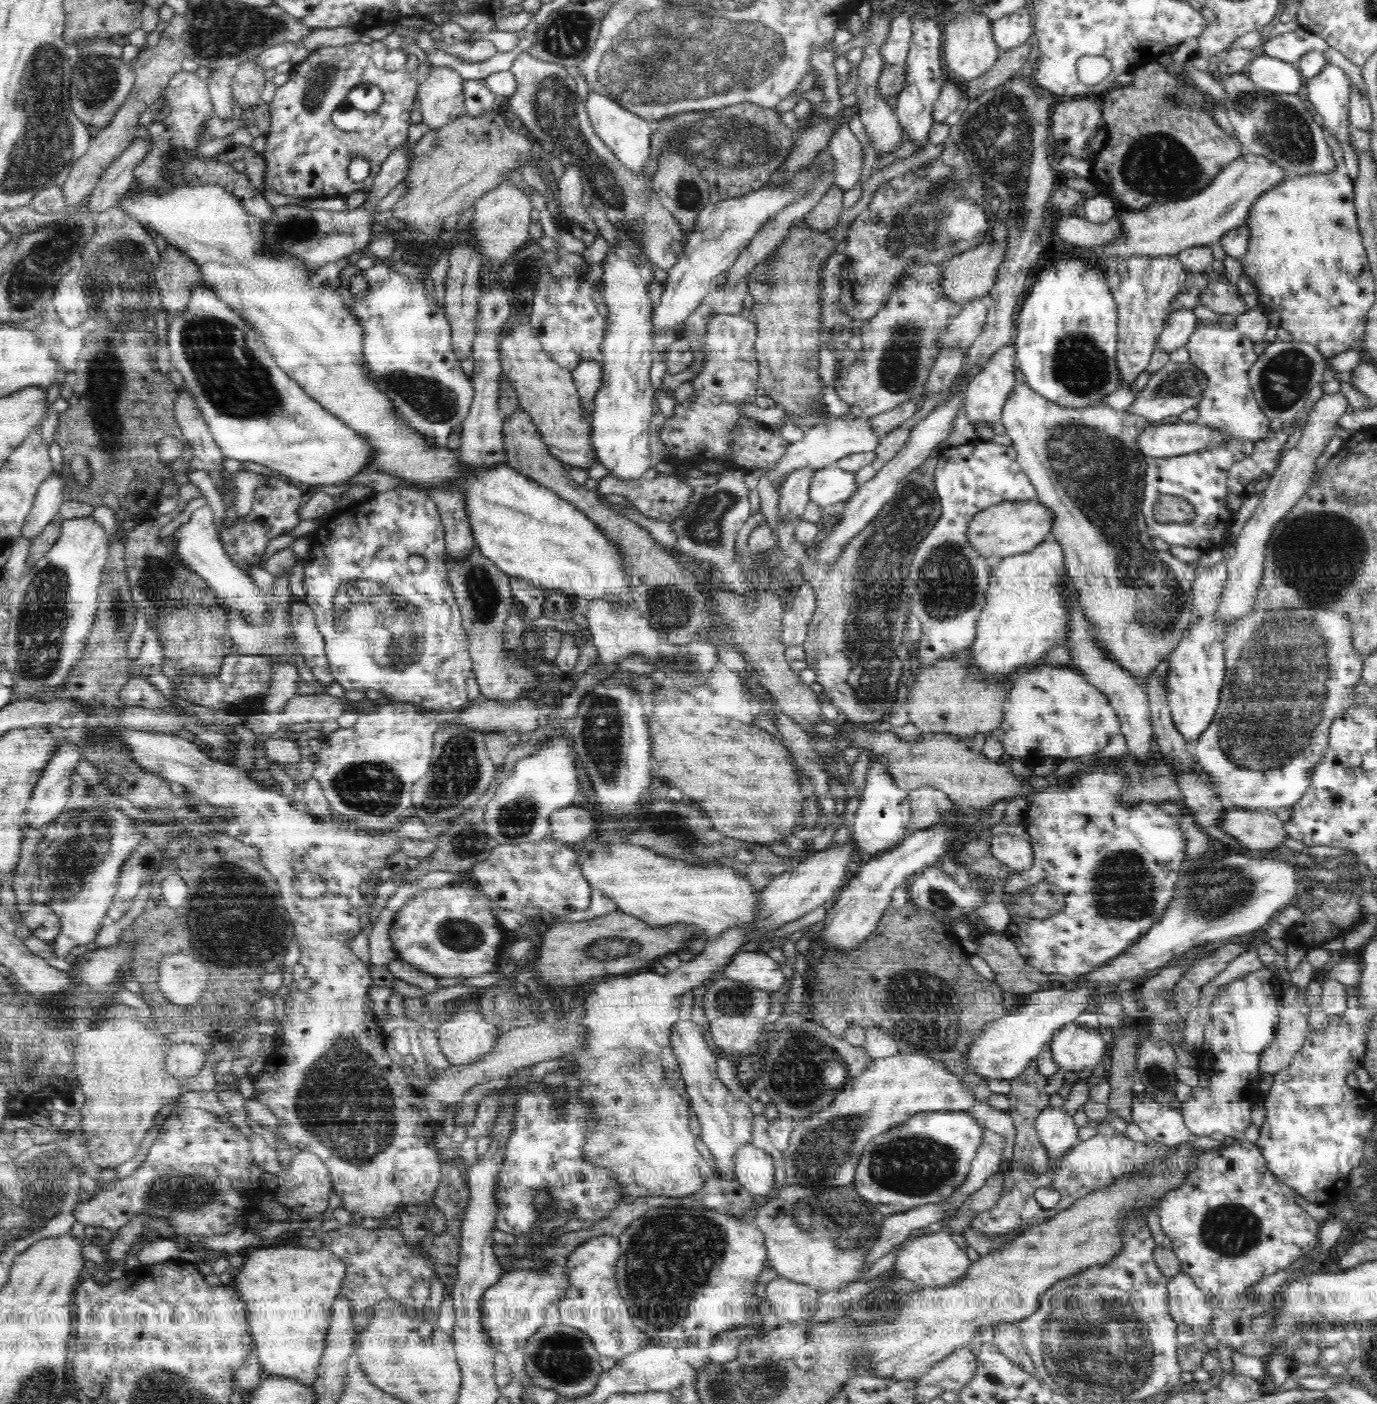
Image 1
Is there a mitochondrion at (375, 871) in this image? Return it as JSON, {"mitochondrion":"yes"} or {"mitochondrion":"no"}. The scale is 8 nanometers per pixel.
{"mitochondrion":"no"}

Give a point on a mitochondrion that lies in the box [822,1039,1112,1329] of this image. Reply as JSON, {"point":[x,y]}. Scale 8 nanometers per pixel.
{"point":[919,1165]}

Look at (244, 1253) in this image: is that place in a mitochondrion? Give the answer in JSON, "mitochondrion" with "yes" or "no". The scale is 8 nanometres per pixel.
{"mitochondrion":"no"}

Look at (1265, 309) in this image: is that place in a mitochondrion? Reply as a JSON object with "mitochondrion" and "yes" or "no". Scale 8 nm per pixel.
{"mitochondrion":"no"}

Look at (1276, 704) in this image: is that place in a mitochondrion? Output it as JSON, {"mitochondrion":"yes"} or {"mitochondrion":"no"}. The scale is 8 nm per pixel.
{"mitochondrion":"yes"}

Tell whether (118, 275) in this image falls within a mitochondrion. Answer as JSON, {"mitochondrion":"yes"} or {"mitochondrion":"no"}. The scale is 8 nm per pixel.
{"mitochondrion":"yes"}

